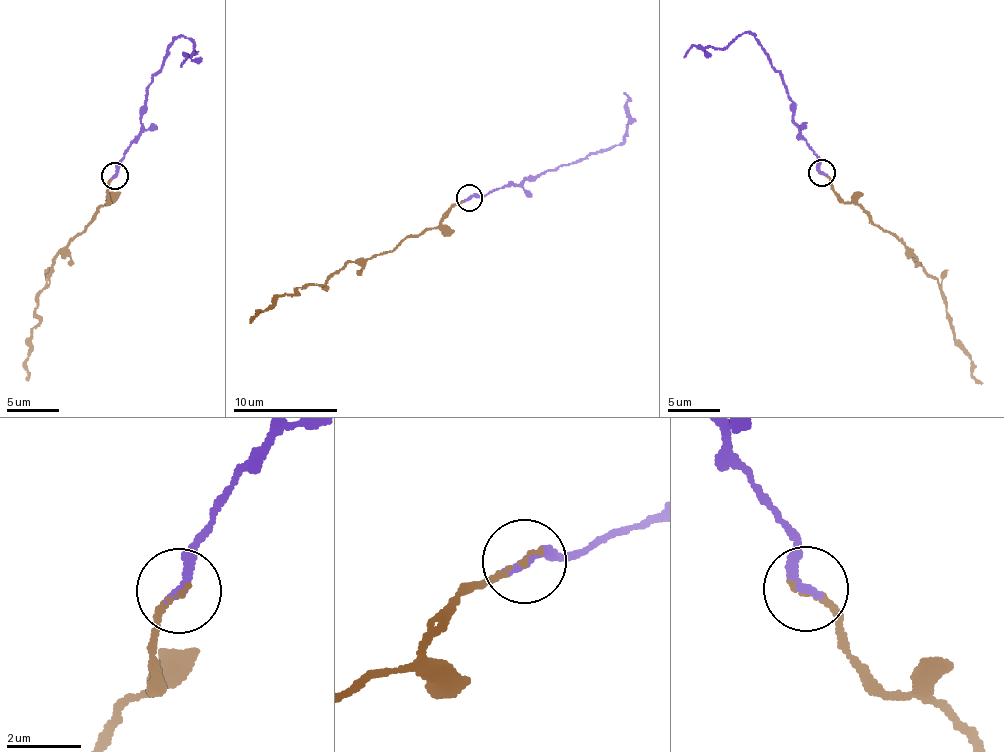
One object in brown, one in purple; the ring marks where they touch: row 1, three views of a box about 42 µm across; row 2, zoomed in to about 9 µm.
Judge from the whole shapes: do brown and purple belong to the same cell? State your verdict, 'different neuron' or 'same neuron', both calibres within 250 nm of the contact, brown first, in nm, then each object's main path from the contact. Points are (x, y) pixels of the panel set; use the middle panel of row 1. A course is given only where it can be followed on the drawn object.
same neuron | 140/280 nm | brown via (468, 197), (434, 227), (378, 255), (351, 261), (324, 283), (280, 296), (256, 311), (250, 322) | purple via (468, 197), (620, 144), (627, 133), (627, 101), (623, 92)

